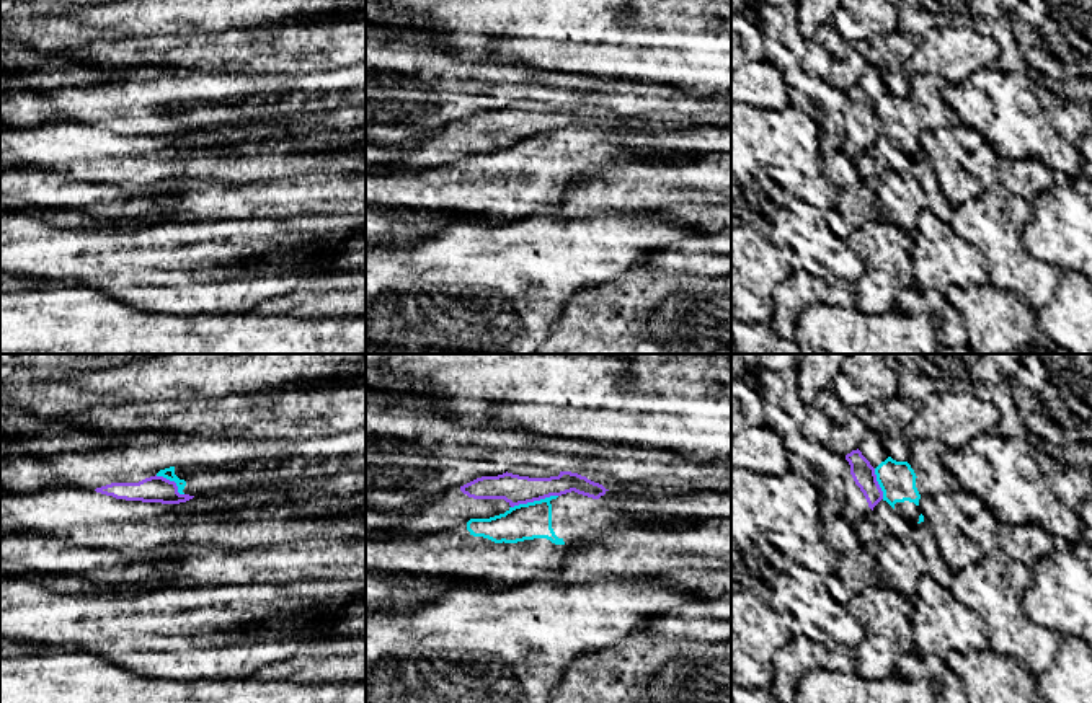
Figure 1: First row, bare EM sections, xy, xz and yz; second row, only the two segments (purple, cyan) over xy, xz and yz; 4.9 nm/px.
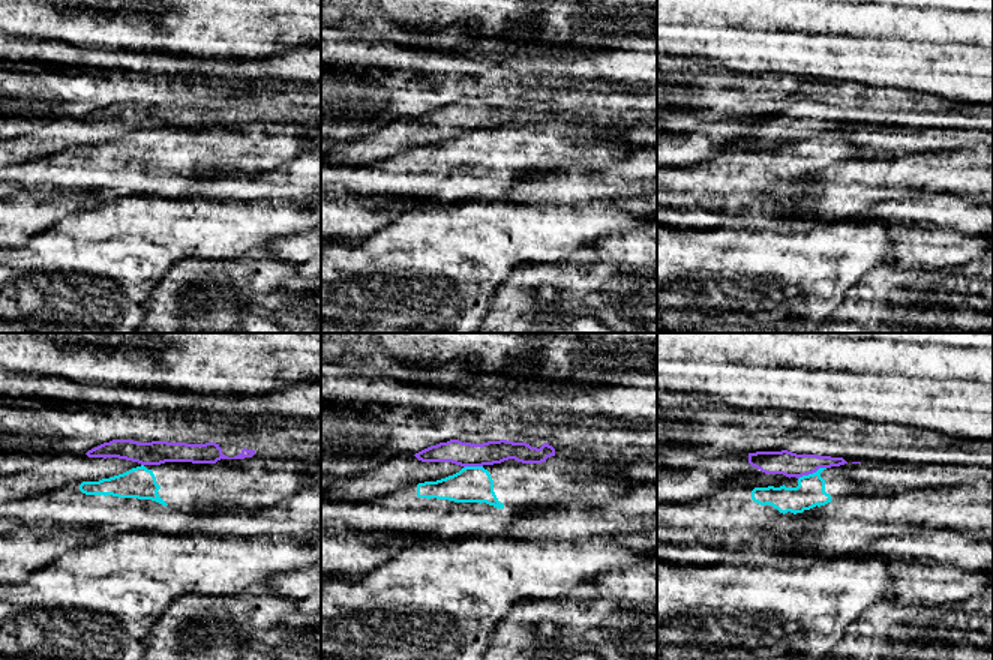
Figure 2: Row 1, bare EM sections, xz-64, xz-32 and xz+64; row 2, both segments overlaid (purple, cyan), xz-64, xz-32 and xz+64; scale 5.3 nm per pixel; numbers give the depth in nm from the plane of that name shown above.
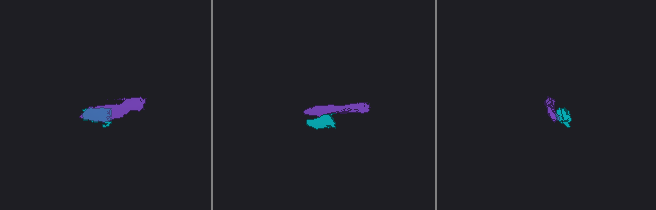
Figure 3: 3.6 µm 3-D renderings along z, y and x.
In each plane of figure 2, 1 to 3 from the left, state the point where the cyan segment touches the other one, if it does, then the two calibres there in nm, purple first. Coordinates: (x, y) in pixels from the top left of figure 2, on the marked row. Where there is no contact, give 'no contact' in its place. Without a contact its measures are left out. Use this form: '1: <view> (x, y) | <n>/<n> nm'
1: no contact
2: xz-32 (473, 465) | 130/190 nm
3: xz+64 (812, 473) | 130/160 nm

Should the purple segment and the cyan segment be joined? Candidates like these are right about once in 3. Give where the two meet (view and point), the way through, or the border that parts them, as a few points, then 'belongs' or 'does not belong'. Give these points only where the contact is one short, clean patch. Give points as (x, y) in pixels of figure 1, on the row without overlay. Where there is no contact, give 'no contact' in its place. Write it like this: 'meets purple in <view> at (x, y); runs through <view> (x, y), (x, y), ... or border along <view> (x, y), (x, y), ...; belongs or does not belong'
meets purple in xz at (534, 134); border along xz (557, 129), (519, 137), (511, 142); does not belong

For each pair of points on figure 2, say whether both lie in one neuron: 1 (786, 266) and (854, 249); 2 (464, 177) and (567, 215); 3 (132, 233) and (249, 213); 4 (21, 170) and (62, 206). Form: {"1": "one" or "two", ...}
{"1": "one", "2": "two", "3": "one", "4": "two"}

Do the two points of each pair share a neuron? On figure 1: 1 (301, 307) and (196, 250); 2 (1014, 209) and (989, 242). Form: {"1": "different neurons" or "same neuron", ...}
{"1": "different neurons", "2": "different neurons"}

